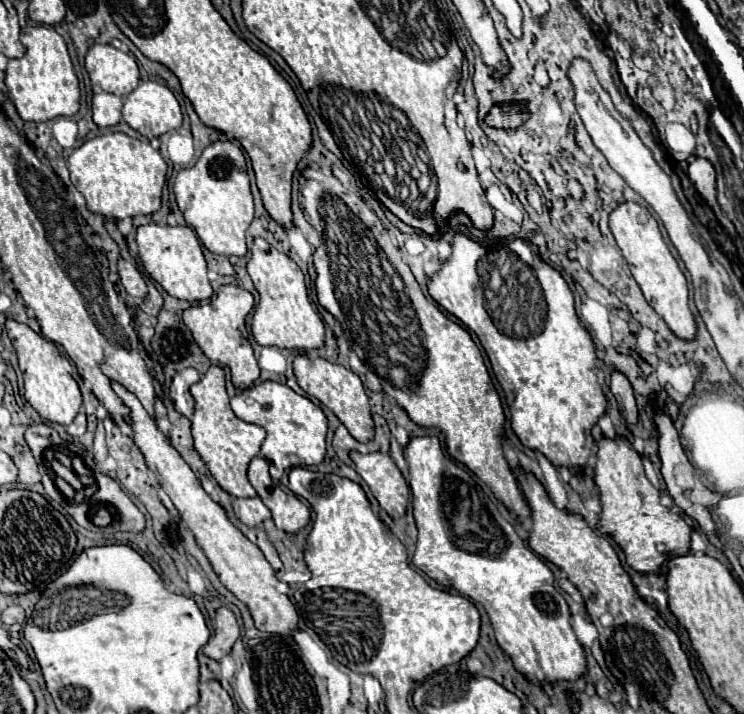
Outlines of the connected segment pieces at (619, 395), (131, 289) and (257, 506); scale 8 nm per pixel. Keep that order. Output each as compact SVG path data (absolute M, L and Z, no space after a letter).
M613 372L611 374L611 392L619 404L619 412L623 414L623 418L629 424L637 424L637 406L635 406L635 398L633 398L633 390L629 380L621 374L621 372Z
M119 260L119 276L121 276L121 282L129 296L147 298L147 284L145 284L143 276L139 274L139 270L131 262Z
M259 496L255 498L235 498L233 500L233 512L235 516L245 524L245 526L259 526L263 524L267 518L271 518L269 508L261 502Z

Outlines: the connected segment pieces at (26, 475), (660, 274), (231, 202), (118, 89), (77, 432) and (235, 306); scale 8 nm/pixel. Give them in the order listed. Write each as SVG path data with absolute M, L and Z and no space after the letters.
M31 452L15 454L13 462L19 468L19 482L21 484L37 484L37 482L41 482L41 474L39 474L37 462L35 462Z
M623 202L619 204L611 216L609 216L609 228L617 240L617 246L621 248L629 270L639 284L645 300L651 304L651 308L667 322L667 326L683 340L691 340L697 332L693 314L687 304L687 280L677 264L677 260L671 256L659 226L655 218L649 214L649 210L635 202Z
M225 140L209 144L197 164L177 174L173 186L177 204L207 250L221 256L245 256L245 232L253 220L253 194L247 176L247 162L241 146Z
M95 44L85 56L85 68L95 86L115 96L127 96L139 84L139 66L131 54L111 44Z
M79 412L77 418L73 420L73 424L67 426L67 432L69 432L73 438L79 438L79 436L85 434L85 430L87 430L87 418L85 418L85 412Z
M223 286L223 292L229 292L229 296L223 294L223 310L219 310L213 304L213 300L197 302L183 312L183 322L187 324L195 342L201 346L201 350L205 352L207 358L211 358L213 362L227 364L231 368L231 378L233 378L235 388L247 390L259 378L259 364L257 364L253 348L249 344L249 334L247 334L247 326L245 326L245 318L253 310L255 298L251 292L247 292L241 286Z

